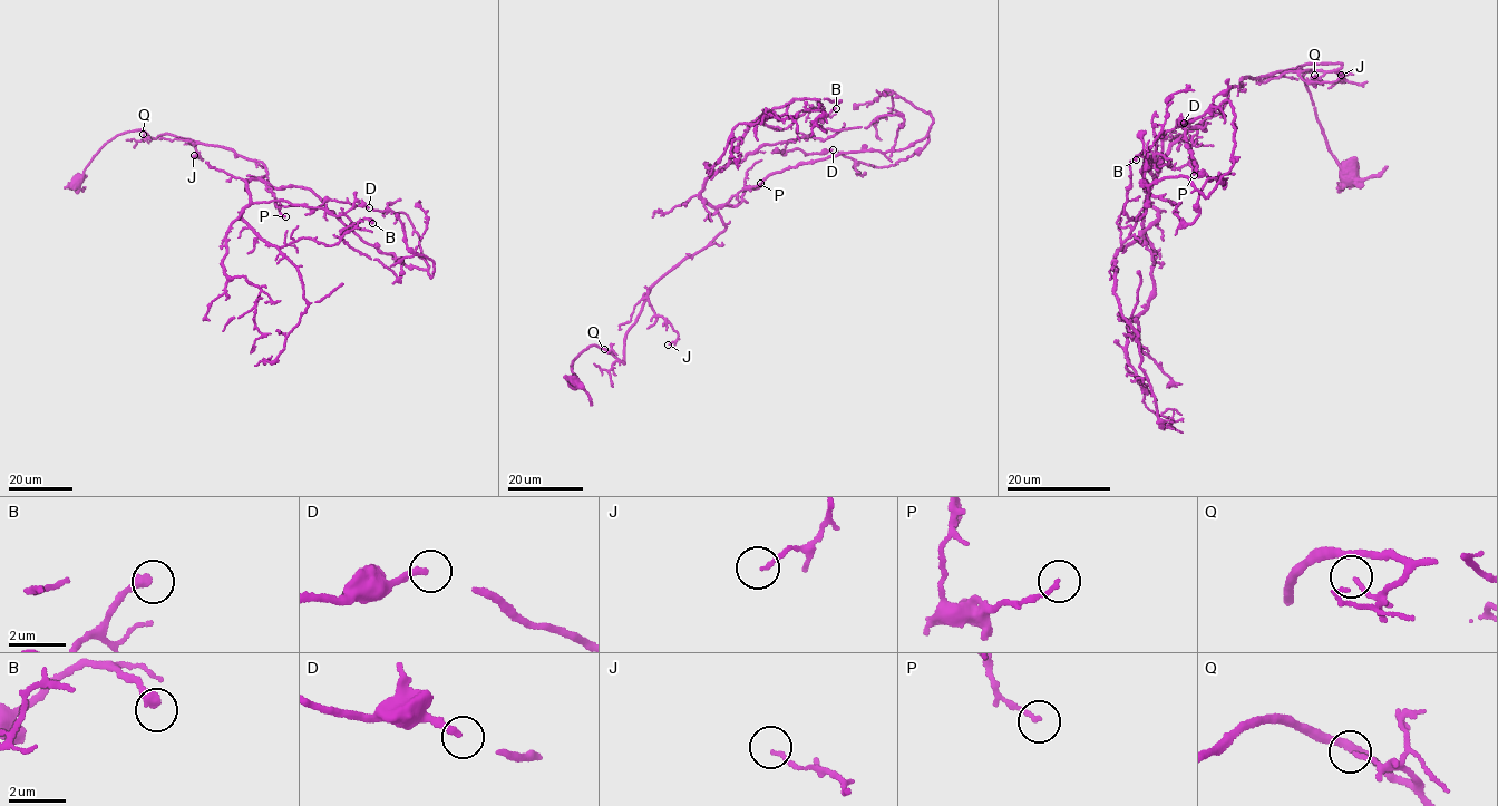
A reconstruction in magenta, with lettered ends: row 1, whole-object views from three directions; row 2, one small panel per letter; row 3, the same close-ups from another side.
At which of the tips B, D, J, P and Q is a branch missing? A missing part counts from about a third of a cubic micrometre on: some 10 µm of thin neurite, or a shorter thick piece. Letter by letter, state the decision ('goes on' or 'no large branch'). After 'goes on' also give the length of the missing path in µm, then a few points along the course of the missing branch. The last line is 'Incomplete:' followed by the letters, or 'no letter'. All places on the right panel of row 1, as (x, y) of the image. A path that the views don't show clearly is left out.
B: no large branch
D: no large branch
J: no large branch
P: no large branch
Q: no large branch
Incomplete: no letter

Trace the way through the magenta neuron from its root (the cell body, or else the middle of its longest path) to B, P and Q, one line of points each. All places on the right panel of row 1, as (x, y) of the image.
B: (1348, 174), (1303, 78), (1335, 62), (1245, 77), (1204, 129), (1186, 119), (1219, 174), (1192, 223), (1136, 159)
P: (1348, 174), (1303, 78), (1341, 65), (1320, 61), (1233, 86), (1223, 109), (1198, 124), (1194, 175)
Q: (1348, 174), (1330, 149), (1303, 78), (1303, 74), (1311, 70), (1324, 73), (1319, 77), (1314, 75)

